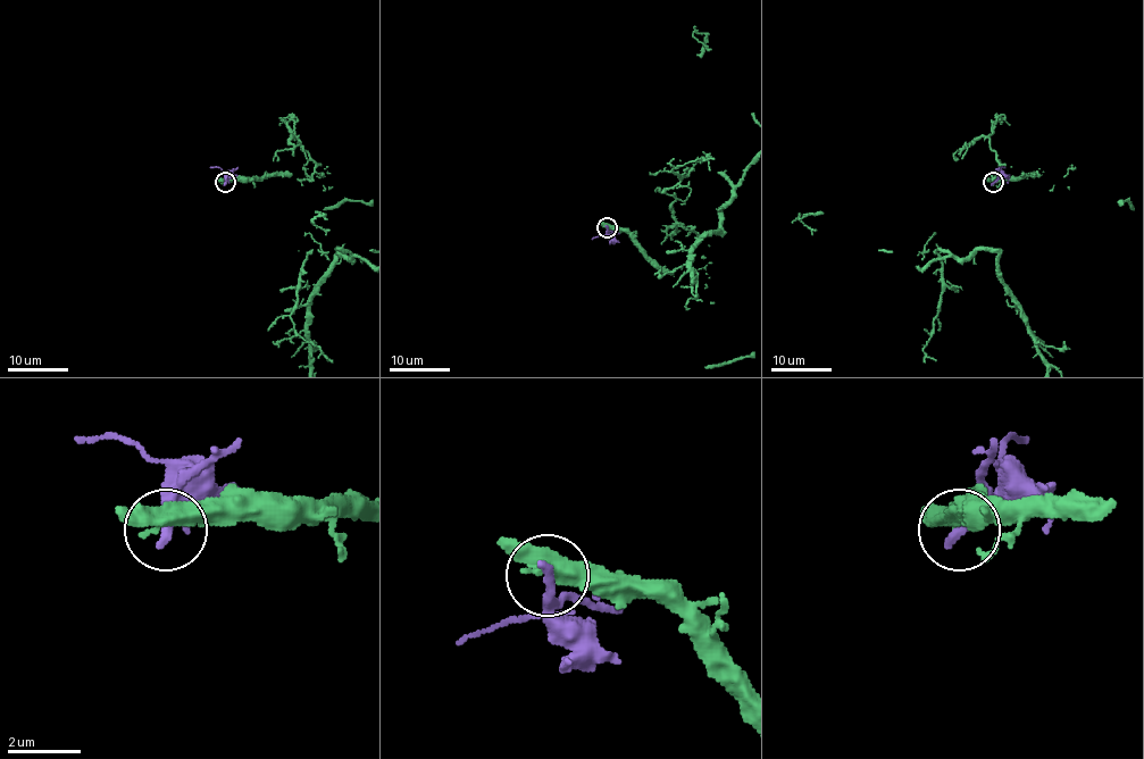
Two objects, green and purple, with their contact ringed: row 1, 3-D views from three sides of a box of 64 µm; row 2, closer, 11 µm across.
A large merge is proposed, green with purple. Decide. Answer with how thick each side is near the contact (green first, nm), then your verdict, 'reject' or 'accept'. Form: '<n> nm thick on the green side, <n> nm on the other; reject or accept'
480 nm thick on the green side, 280 nm on the other; reject

